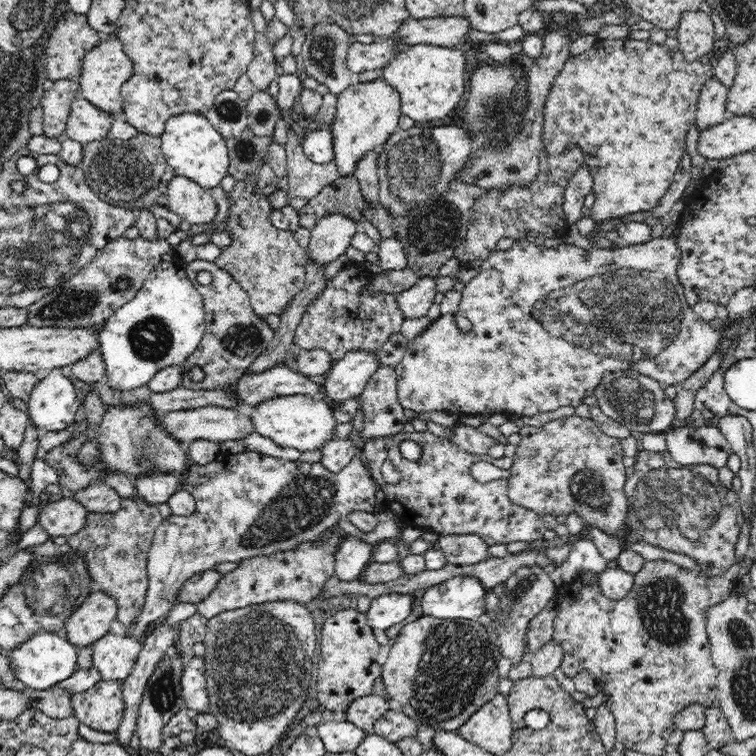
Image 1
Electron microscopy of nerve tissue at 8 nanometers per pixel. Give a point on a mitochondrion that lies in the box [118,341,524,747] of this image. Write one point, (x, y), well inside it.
(459, 658)

